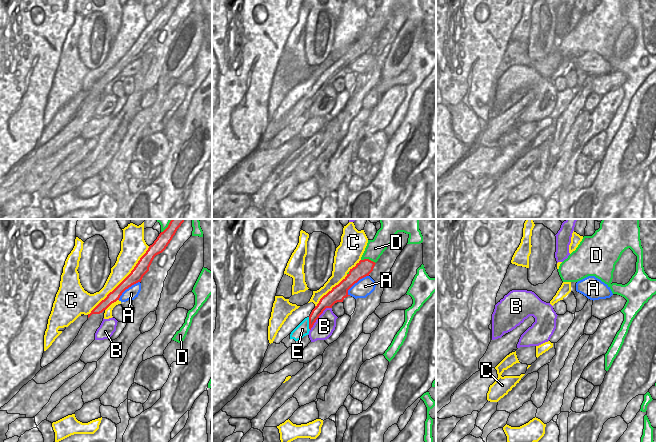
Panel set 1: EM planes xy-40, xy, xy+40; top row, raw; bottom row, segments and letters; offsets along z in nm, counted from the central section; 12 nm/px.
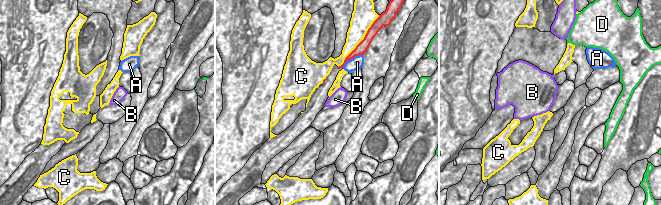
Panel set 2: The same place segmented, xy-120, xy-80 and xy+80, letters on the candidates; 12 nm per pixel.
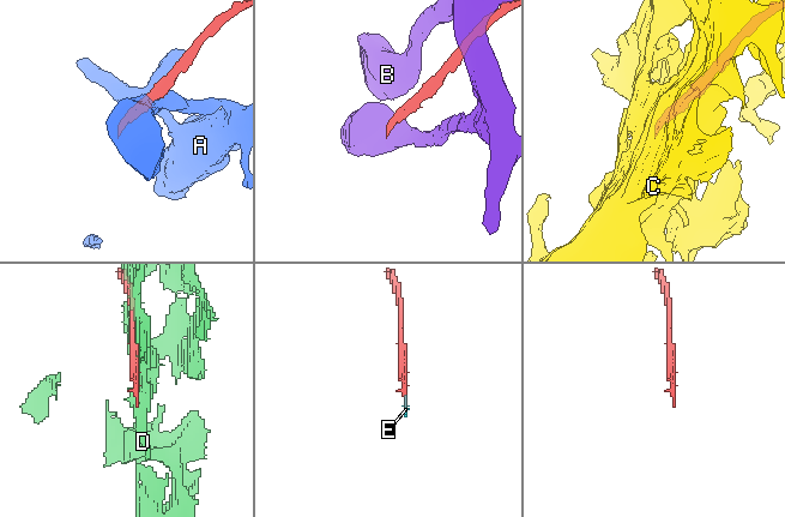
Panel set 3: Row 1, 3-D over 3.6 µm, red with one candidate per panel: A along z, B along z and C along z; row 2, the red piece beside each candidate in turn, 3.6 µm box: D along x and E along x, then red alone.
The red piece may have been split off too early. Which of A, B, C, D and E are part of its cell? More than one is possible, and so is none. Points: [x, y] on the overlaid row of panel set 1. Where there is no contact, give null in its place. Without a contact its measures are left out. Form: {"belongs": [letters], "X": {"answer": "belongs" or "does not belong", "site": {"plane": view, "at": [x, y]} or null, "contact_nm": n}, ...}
{"belongs": [], "A": {"answer": "does not belong", "site": {"plane": "xy", "at": [356, 282]}, "contact_nm": 360}, "B": {"answer": "does not belong", "site": {"plane": "xy", "at": [318, 317]}, "contact_nm": 380}, "C": {"answer": "does not belong", "site": {"plane": "xy-40", "at": [122, 281]}, "contact_nm": 1100}, "D": {"answer": "does not belong", "site": {"plane": "xy", "at": [368, 259]}, "contact_nm": 190}, "E": {"answer": "does not belong", "site": {"plane": "xy", "at": [309, 323]}, "contact_nm": 160}}

